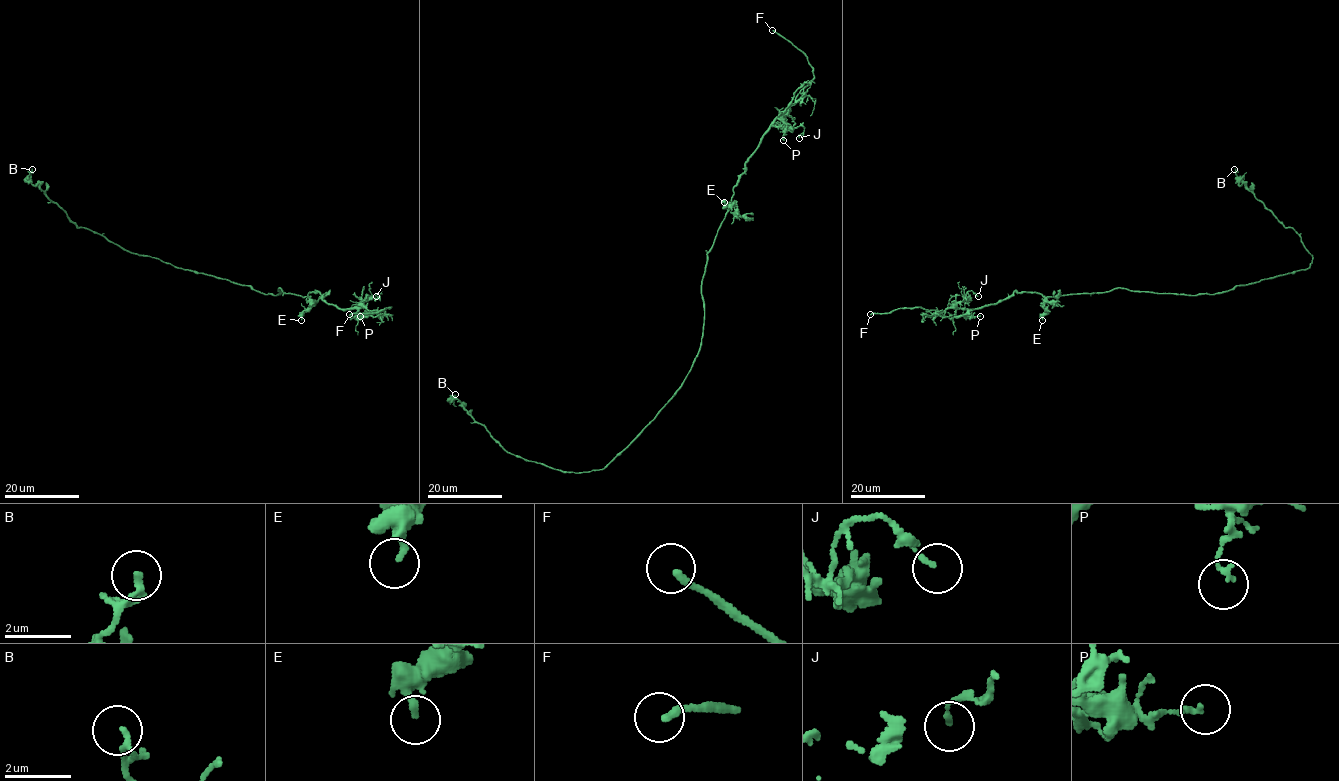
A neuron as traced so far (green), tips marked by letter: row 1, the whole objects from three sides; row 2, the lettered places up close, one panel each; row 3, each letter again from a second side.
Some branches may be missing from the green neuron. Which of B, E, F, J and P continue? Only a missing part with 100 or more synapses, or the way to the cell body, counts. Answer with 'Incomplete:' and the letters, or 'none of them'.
Incomplete: F

